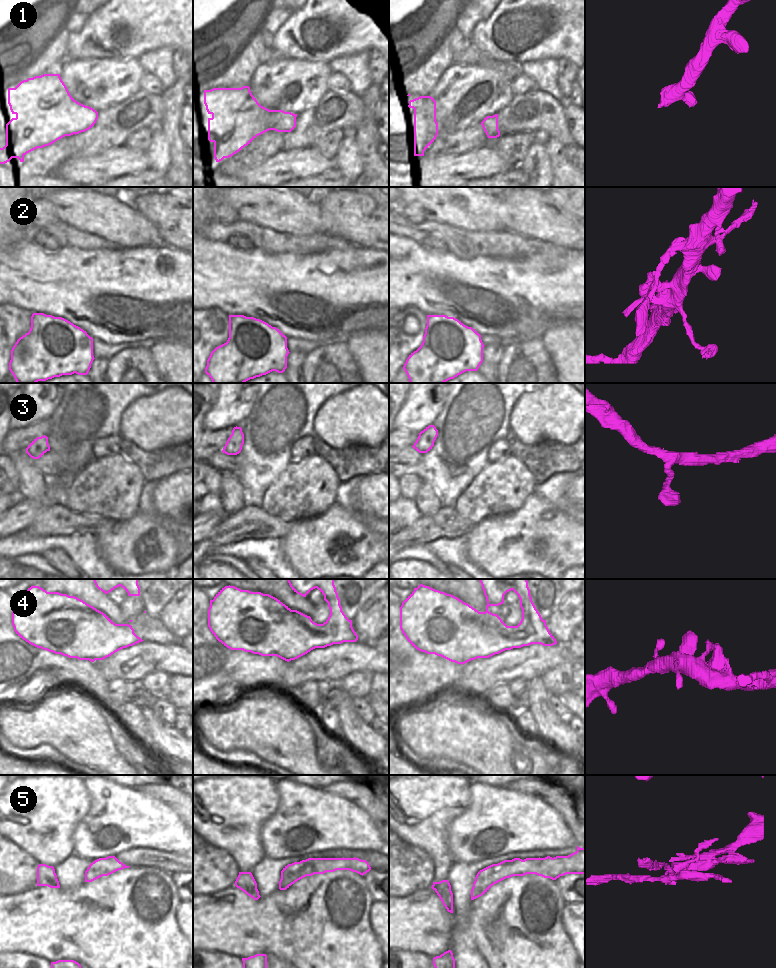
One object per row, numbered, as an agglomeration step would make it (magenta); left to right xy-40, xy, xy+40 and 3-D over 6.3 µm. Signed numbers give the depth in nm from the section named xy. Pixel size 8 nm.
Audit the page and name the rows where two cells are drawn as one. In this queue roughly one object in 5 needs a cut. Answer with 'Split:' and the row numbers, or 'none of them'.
Split: 4

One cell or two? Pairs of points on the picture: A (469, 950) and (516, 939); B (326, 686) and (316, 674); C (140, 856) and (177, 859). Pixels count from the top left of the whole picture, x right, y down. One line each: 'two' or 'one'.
A: two
B: two
C: one

